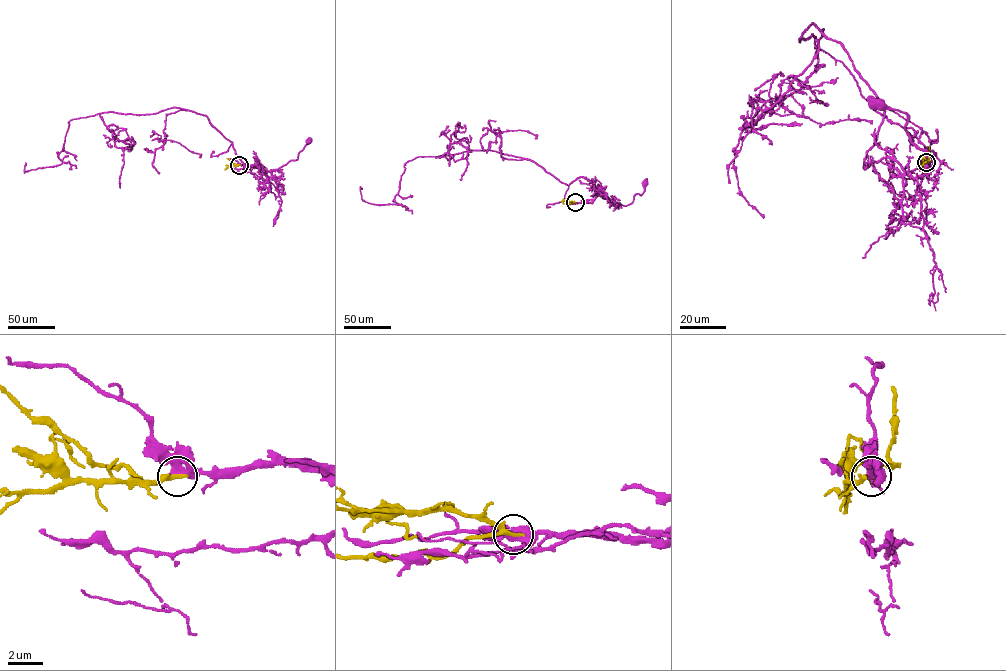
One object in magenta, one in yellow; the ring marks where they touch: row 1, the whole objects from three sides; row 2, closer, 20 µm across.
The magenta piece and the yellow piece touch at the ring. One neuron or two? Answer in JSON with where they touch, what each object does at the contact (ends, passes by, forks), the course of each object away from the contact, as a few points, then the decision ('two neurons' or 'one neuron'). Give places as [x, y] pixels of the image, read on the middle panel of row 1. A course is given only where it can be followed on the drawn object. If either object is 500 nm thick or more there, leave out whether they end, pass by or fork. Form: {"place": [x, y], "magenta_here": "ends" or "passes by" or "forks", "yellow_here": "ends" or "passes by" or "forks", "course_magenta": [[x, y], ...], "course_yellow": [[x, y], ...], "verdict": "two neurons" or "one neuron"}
{"place": [575, 202], "magenta_here": "passes by", "yellow_here": "passes by", "course_magenta": [[575, 202], [591, 203], [599, 194], [626, 206], [636, 194], [643, 192], [644, 183]], "course_yellow": [[575, 202], [560, 201]], "verdict": "one neuron"}

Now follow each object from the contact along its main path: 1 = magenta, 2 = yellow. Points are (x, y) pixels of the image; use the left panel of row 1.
1: (239, 165), (275, 170), (297, 159), (308, 140)
2: (239, 165), (224, 169)

